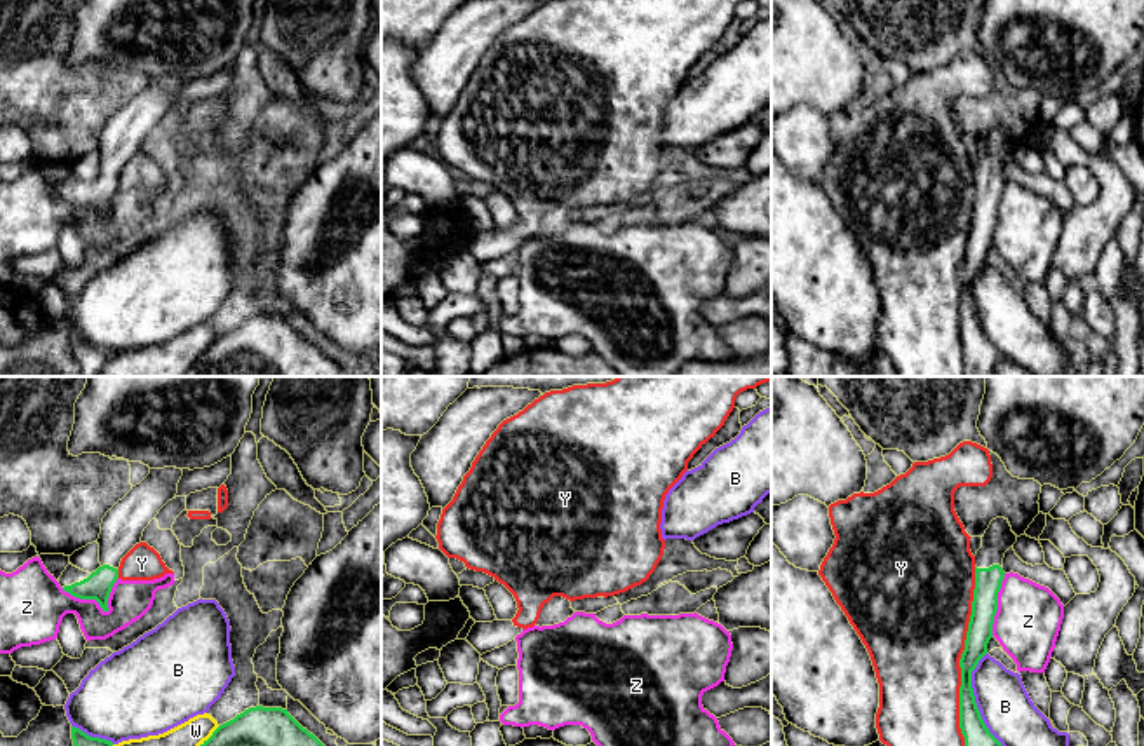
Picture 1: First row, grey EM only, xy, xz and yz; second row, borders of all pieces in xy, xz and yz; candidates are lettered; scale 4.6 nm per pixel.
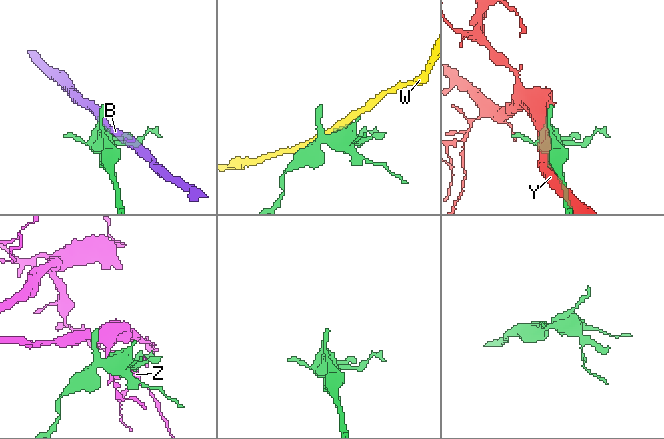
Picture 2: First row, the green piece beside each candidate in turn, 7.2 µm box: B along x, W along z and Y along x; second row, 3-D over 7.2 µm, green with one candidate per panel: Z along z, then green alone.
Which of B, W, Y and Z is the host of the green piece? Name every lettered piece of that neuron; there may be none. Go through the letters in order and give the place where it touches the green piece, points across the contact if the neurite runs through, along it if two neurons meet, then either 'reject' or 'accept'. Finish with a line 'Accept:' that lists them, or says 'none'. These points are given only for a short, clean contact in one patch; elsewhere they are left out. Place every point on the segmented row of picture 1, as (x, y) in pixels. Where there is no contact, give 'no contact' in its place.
B: contact yz (974, 699); reject
W: contact xy (211, 736); reject
Y: contact yz (962, 656); reject
Z: contact xy (100, 605); reject
Accept: none

